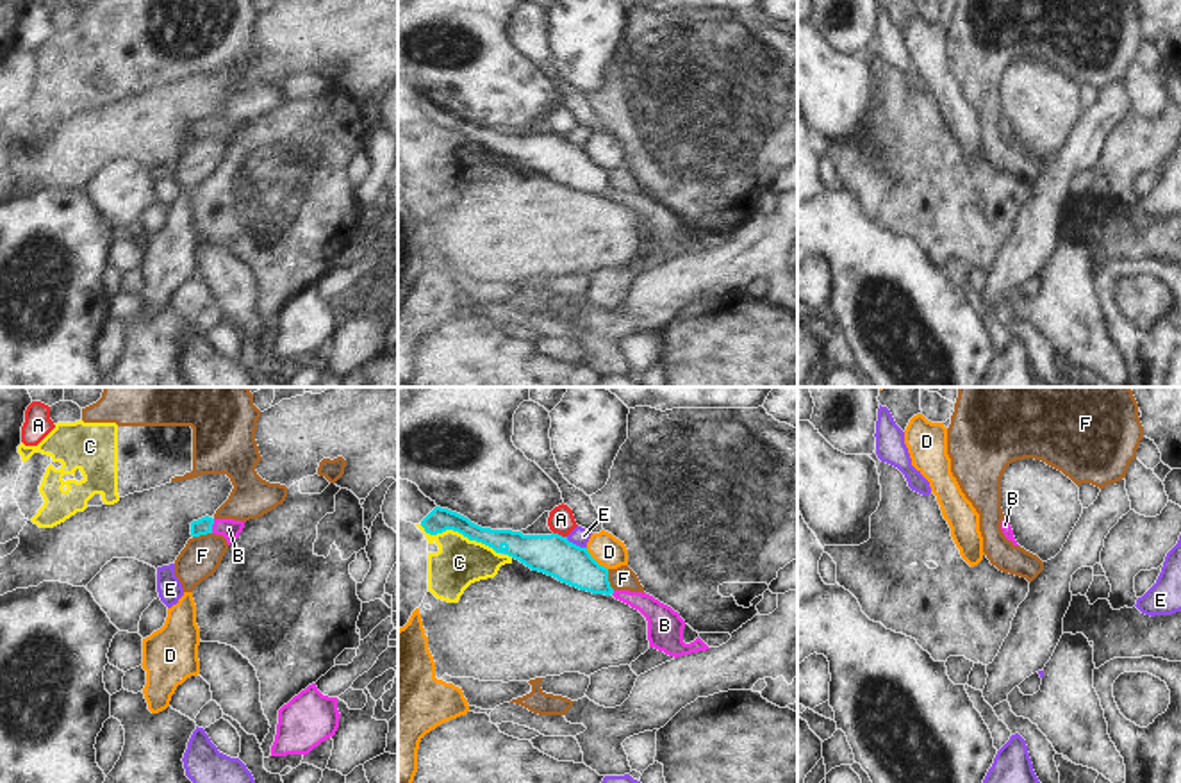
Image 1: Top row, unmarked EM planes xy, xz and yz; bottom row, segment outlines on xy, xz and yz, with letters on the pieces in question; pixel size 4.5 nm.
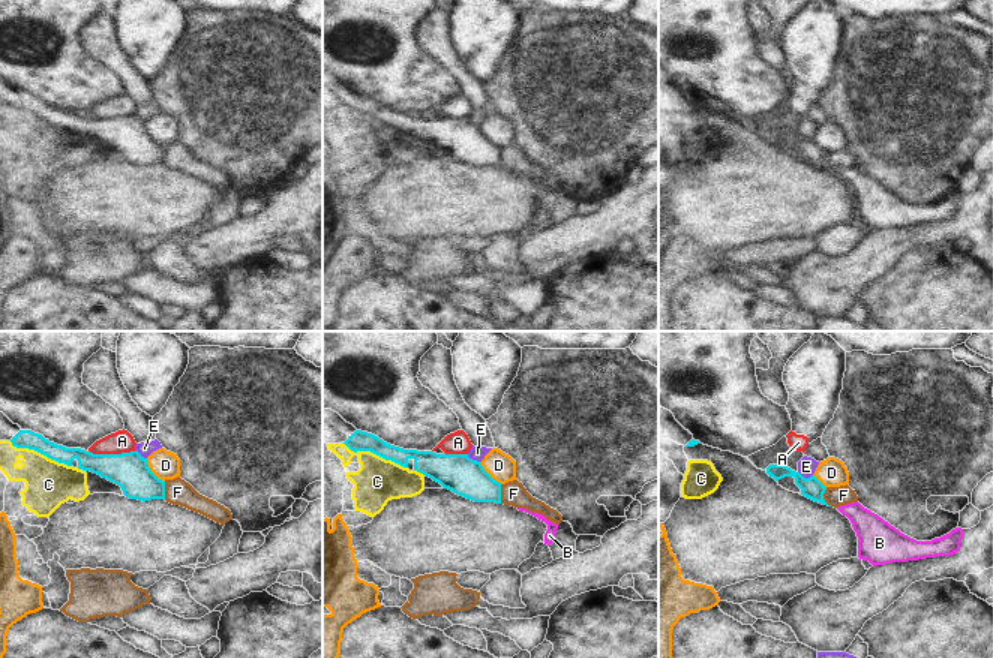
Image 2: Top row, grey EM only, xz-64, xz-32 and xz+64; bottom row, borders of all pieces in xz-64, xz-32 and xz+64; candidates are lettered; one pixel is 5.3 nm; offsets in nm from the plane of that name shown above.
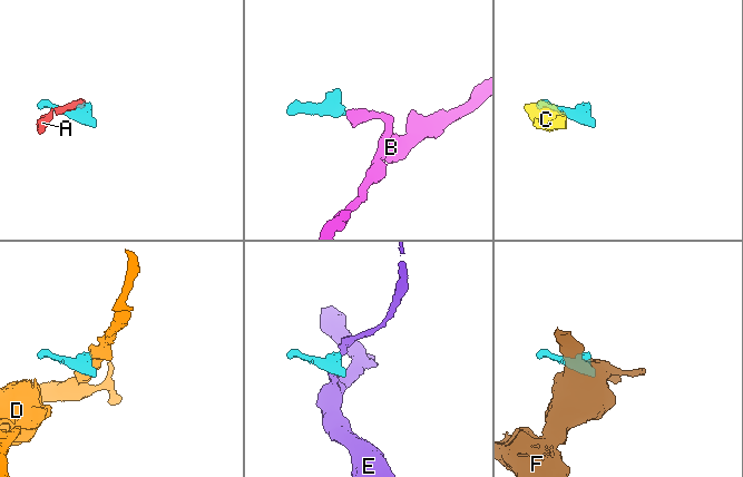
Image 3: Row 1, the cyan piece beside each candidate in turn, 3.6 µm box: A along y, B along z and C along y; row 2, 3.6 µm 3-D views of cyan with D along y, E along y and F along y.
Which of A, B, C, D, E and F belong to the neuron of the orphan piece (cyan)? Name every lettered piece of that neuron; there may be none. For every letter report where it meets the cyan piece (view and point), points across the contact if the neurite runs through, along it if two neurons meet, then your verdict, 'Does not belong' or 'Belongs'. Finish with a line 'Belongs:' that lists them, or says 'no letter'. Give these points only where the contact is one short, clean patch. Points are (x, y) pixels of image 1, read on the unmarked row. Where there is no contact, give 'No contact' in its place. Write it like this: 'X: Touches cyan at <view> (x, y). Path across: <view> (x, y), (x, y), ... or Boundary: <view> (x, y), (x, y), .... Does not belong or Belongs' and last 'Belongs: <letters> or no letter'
A: Touches cyan at xz (561, 136). Boundary: xz (553, 132), (566, 138). Does not belong
B: Touches cyan at xy (211, 127). Path across: xy (202, 127), (211, 127), (229, 129). Belongs
C: Touches cyan at xz (459, 132). Boundary: xz (420, 125), (430, 134), (457, 131), (498, 154). Does not belong
D: Touches cyan at xz (594, 161). Boundary: xz (586, 148), (607, 170). Does not belong
E: Touches cyan at xz (575, 145). Boundary: xz (566, 138), (586, 148). Does not belong
F: Touches cyan at xz (607, 181). Boundary: xz (607, 170), (607, 181), (614, 189). Does not belong
Belongs: B.

